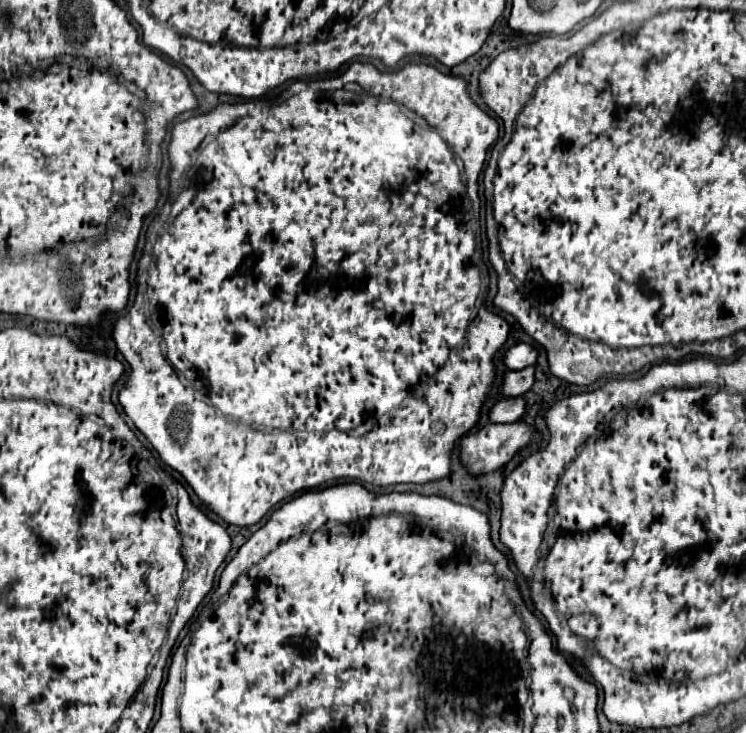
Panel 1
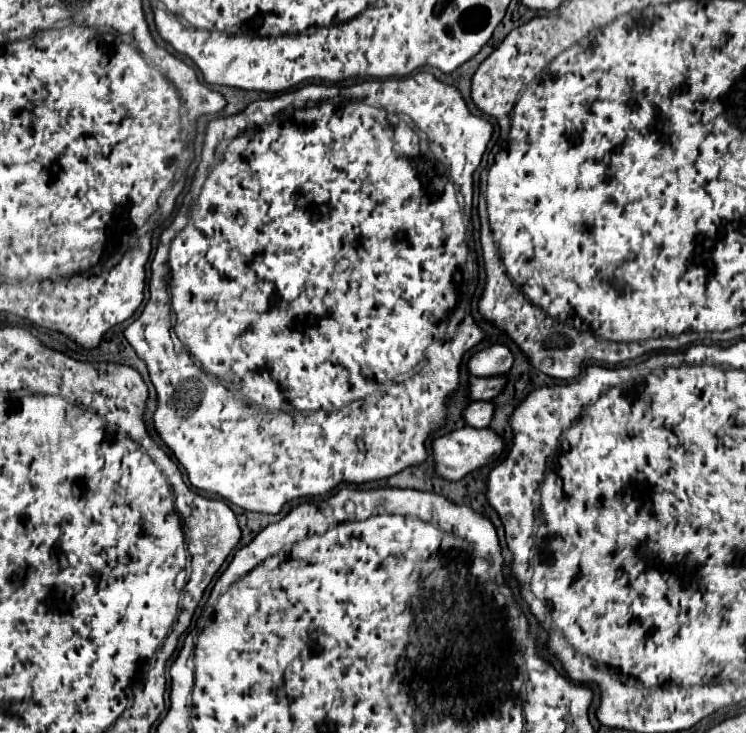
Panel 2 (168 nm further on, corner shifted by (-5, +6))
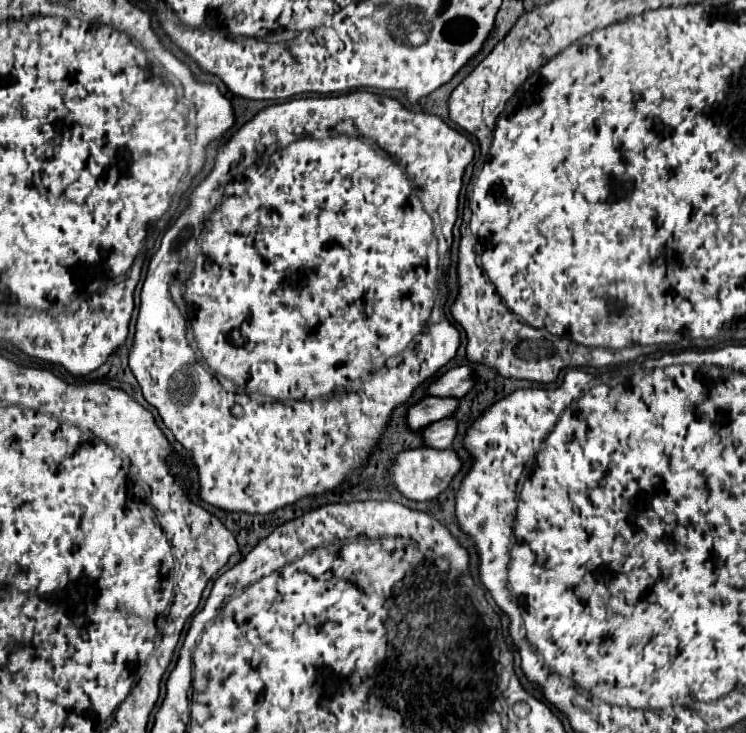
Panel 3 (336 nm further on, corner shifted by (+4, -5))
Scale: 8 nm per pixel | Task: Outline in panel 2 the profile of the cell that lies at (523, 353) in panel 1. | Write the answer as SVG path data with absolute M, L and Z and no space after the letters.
M491 345L487 349L477 351L469 359L467 371L475 377L495 377L495 375L507 373L507 369L511 369L511 365L513 365L513 355L511 355L509 347Z

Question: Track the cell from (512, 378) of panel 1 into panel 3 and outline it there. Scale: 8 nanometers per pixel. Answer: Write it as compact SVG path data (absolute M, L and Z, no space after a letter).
M428 396L408 410L408 426L412 430L422 430L436 420L450 418L456 410L458 410L458 398Z

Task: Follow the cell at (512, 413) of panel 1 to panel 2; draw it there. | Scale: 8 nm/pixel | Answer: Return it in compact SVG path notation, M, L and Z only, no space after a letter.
M475 401L463 411L465 425L475 427L475 429L487 427L491 423L491 417L493 417L493 405L485 403L485 401Z

